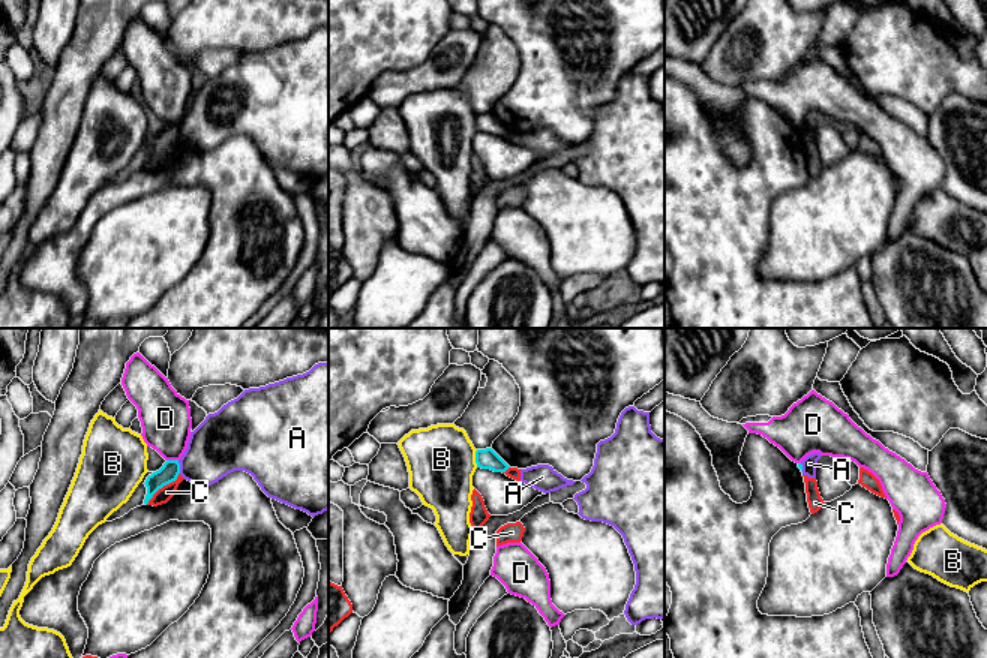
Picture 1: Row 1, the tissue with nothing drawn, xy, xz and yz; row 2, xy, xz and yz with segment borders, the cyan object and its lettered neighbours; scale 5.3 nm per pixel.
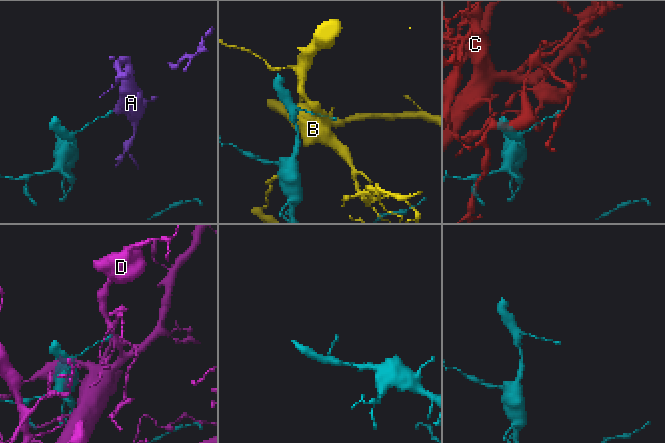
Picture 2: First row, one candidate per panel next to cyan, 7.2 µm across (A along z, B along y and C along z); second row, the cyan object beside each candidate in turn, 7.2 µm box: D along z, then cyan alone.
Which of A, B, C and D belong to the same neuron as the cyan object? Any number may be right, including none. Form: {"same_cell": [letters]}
{"same_cell": []}

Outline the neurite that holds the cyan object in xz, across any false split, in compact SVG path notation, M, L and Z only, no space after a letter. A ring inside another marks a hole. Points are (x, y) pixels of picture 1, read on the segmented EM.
M492 450L476 451L477 468L490 469L494 472L506 472L510 466Z

